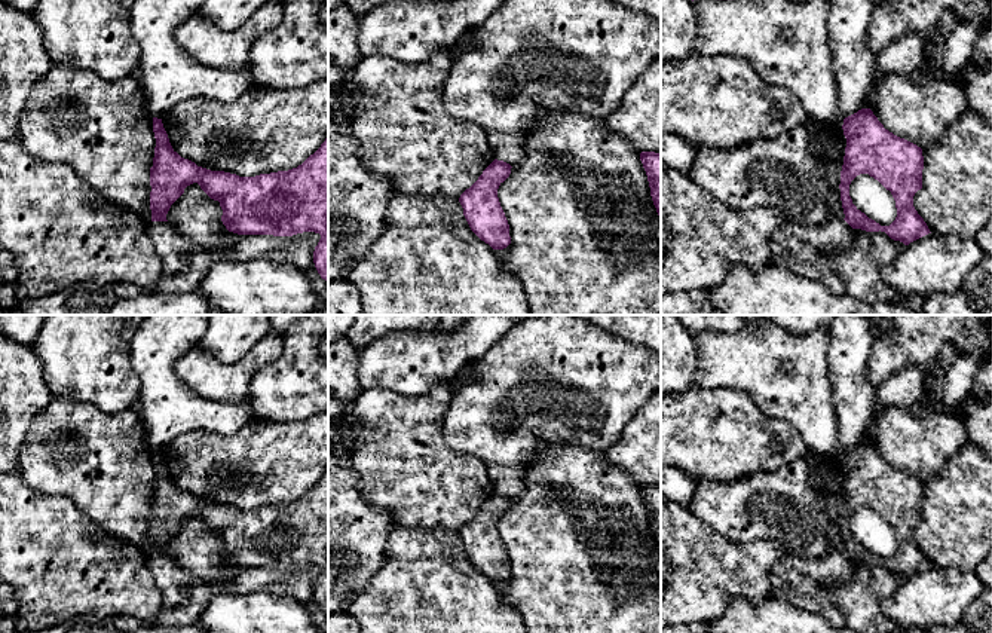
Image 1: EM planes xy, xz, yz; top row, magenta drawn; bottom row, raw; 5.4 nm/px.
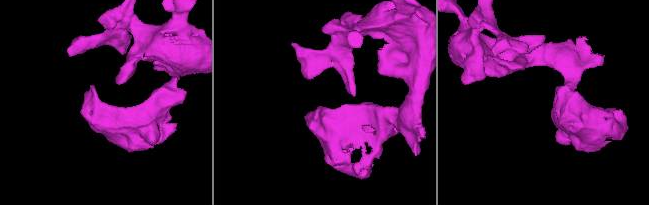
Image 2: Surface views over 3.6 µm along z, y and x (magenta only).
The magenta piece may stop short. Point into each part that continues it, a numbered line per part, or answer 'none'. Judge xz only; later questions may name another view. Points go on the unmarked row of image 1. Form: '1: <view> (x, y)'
none

